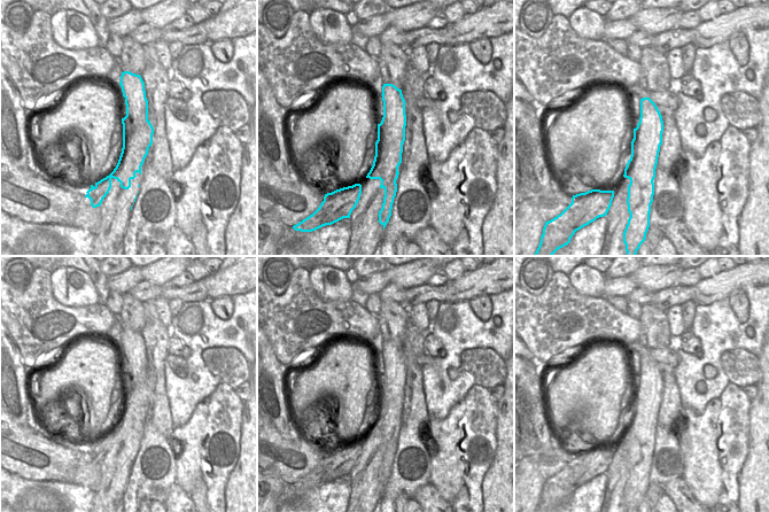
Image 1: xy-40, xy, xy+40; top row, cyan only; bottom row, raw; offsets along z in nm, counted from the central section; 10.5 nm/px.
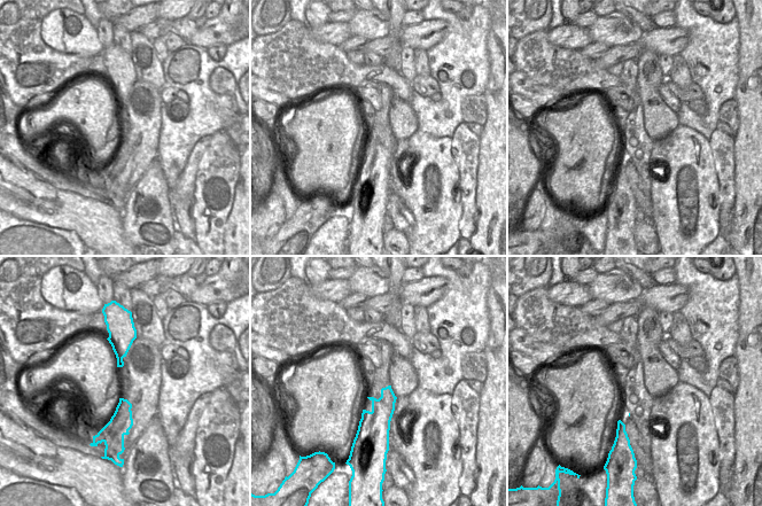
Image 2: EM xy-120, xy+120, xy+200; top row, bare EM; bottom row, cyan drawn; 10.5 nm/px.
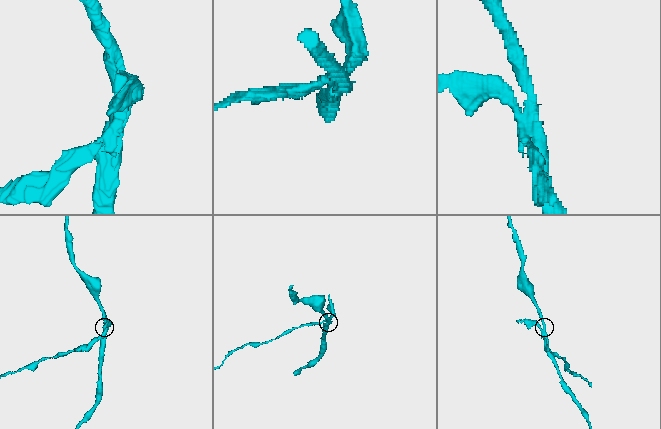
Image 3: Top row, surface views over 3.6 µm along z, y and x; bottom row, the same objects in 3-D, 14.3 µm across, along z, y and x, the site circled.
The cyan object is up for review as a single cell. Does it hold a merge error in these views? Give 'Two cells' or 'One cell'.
Two cells.

